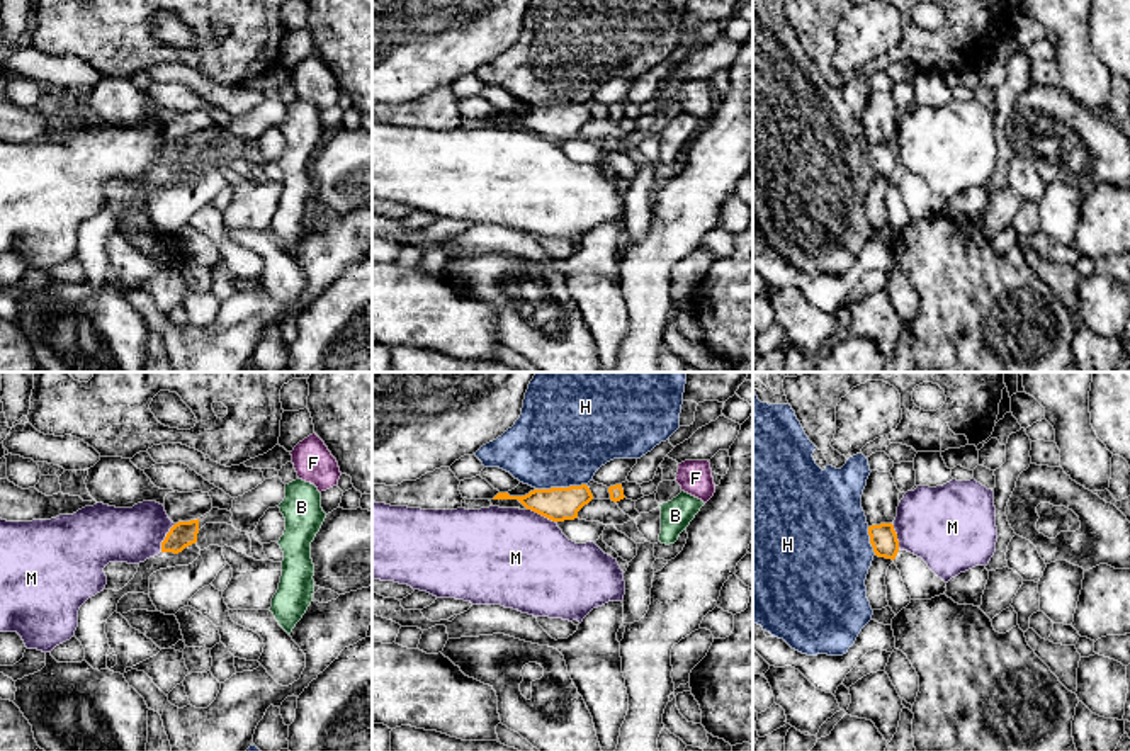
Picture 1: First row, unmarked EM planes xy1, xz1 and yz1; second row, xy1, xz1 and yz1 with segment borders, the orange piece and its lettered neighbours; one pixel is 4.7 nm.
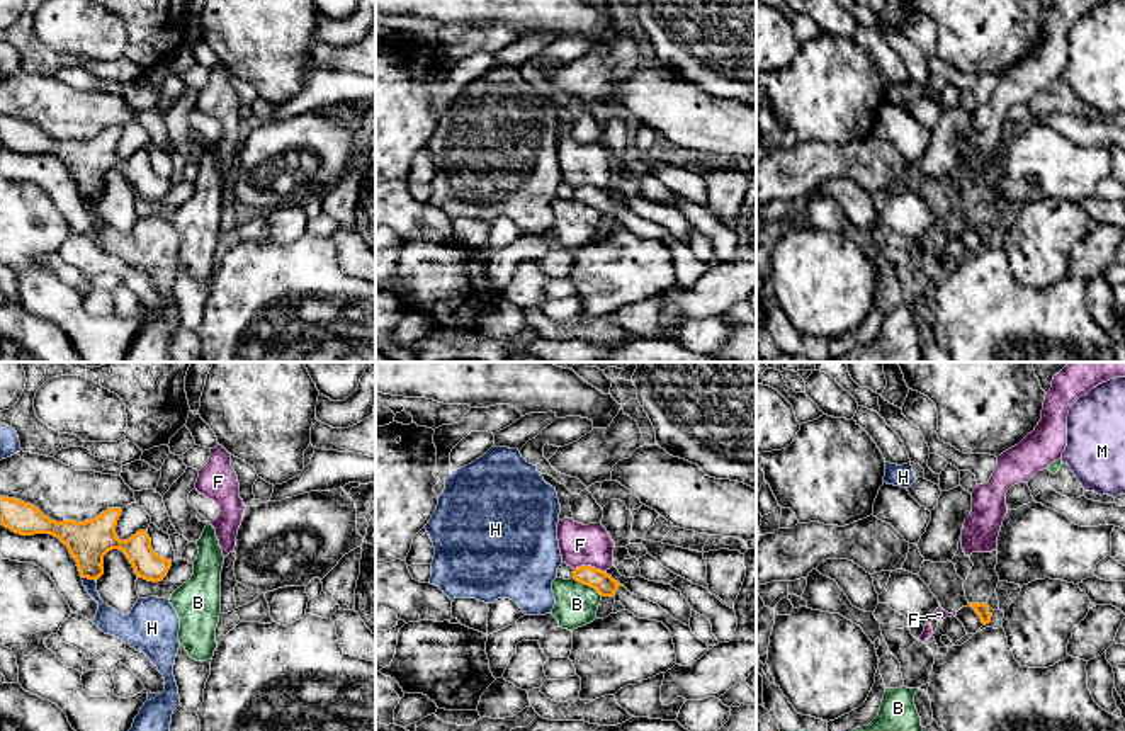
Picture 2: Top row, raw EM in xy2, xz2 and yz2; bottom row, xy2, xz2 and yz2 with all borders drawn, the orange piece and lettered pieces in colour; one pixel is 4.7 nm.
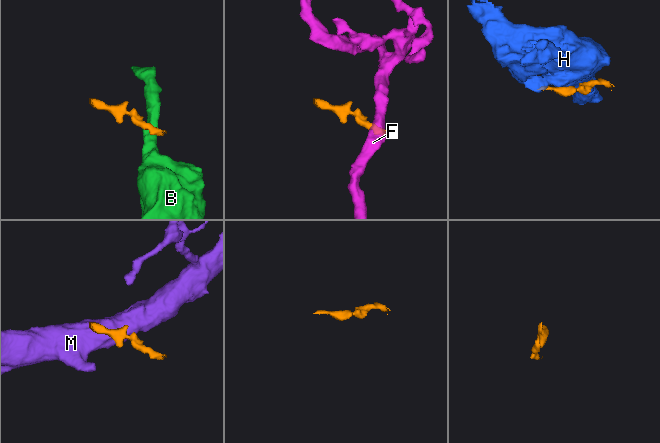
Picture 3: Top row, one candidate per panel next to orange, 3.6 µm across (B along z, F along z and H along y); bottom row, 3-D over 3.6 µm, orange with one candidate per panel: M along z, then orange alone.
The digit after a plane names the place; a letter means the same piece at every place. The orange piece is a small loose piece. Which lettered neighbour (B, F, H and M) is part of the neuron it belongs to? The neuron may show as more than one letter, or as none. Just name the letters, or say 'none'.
none

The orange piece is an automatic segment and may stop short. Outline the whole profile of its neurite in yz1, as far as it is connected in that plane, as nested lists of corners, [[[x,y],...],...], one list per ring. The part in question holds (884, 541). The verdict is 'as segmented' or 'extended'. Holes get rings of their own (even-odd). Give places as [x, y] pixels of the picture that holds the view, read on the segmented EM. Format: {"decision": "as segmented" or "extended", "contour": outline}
{"decision": "as segmented", "contour": [[[880,523],[868,527],[870,544],[875,556],[896,559],[899,552],[899,540],[892,523]]]}

